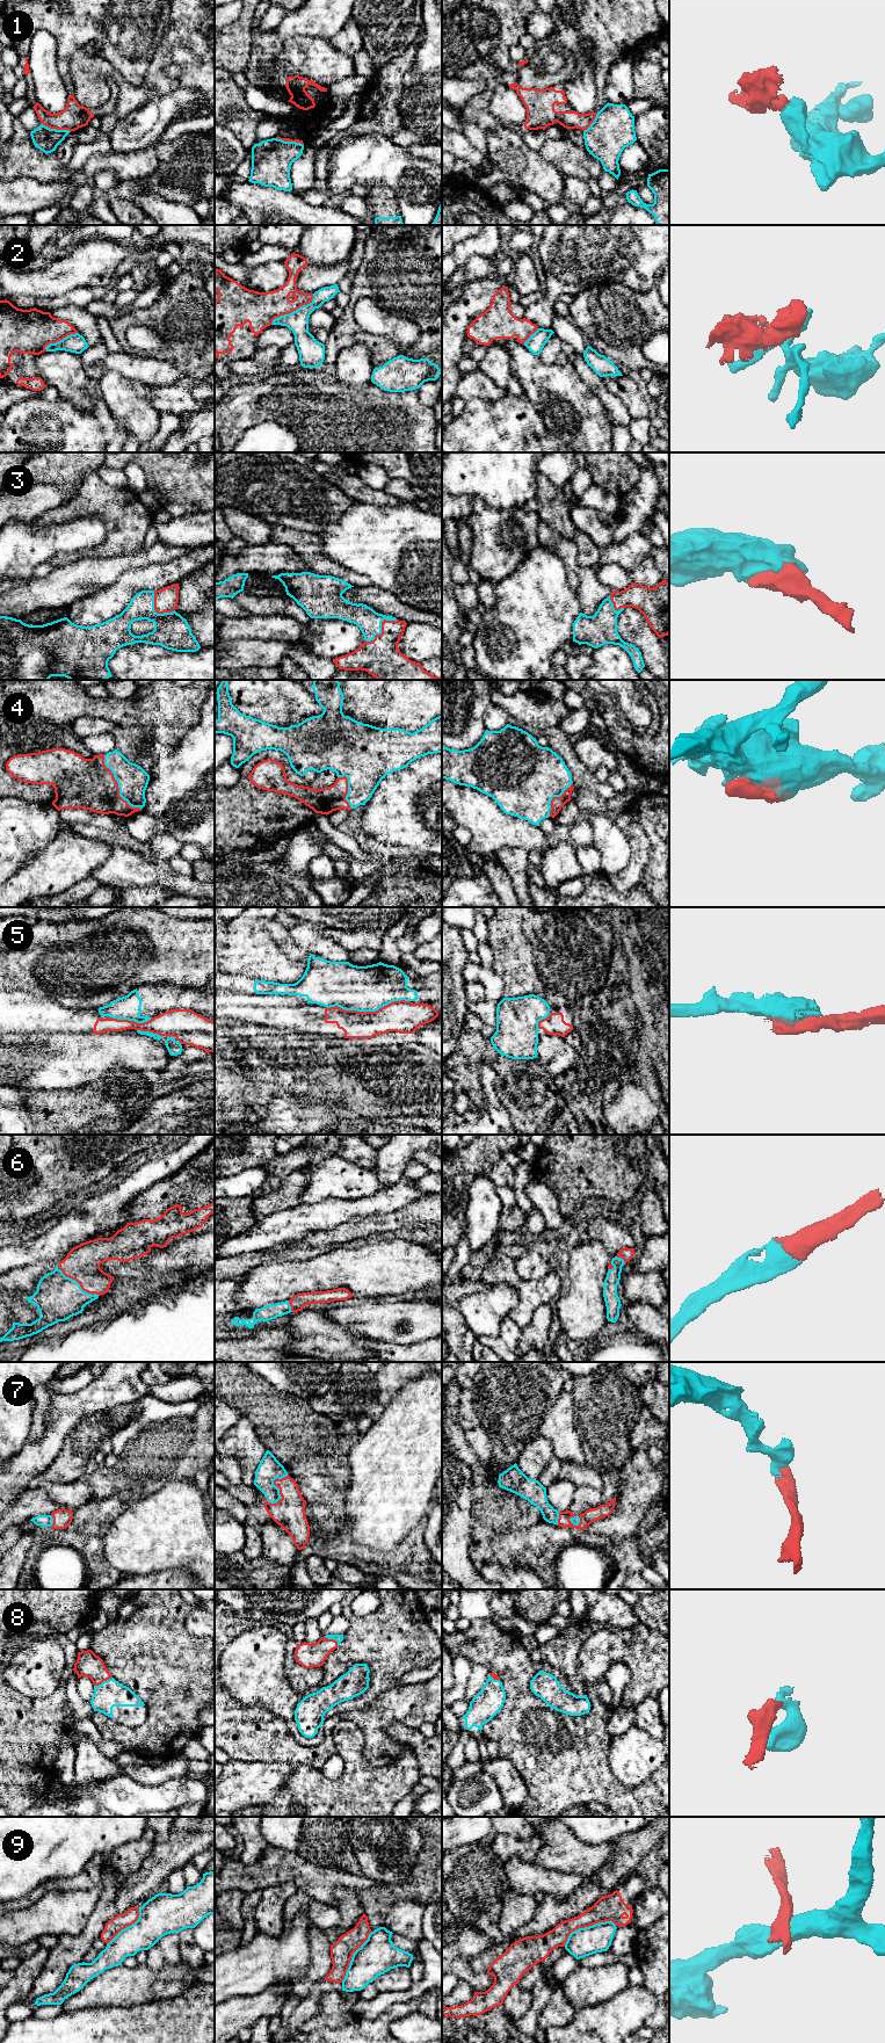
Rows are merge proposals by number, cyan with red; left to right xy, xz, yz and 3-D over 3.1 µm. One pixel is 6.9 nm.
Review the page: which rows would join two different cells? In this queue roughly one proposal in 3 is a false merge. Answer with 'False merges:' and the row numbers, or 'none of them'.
False merges: 1, 2, 5, 9

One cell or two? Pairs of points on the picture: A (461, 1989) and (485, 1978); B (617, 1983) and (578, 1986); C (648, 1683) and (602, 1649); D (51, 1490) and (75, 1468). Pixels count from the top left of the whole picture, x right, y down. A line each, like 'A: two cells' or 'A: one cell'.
A: two cells
B: one cell
C: one cell
D: two cells

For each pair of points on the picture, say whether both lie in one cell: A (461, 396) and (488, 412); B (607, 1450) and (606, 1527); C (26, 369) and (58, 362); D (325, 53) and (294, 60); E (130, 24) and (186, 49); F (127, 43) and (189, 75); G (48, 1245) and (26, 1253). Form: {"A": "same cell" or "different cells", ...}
{"A": "different cells", "B": "different cells", "C": "different cells", "D": "same cell", "E": "different cells", "F": "different cells", "G": "same cell"}

